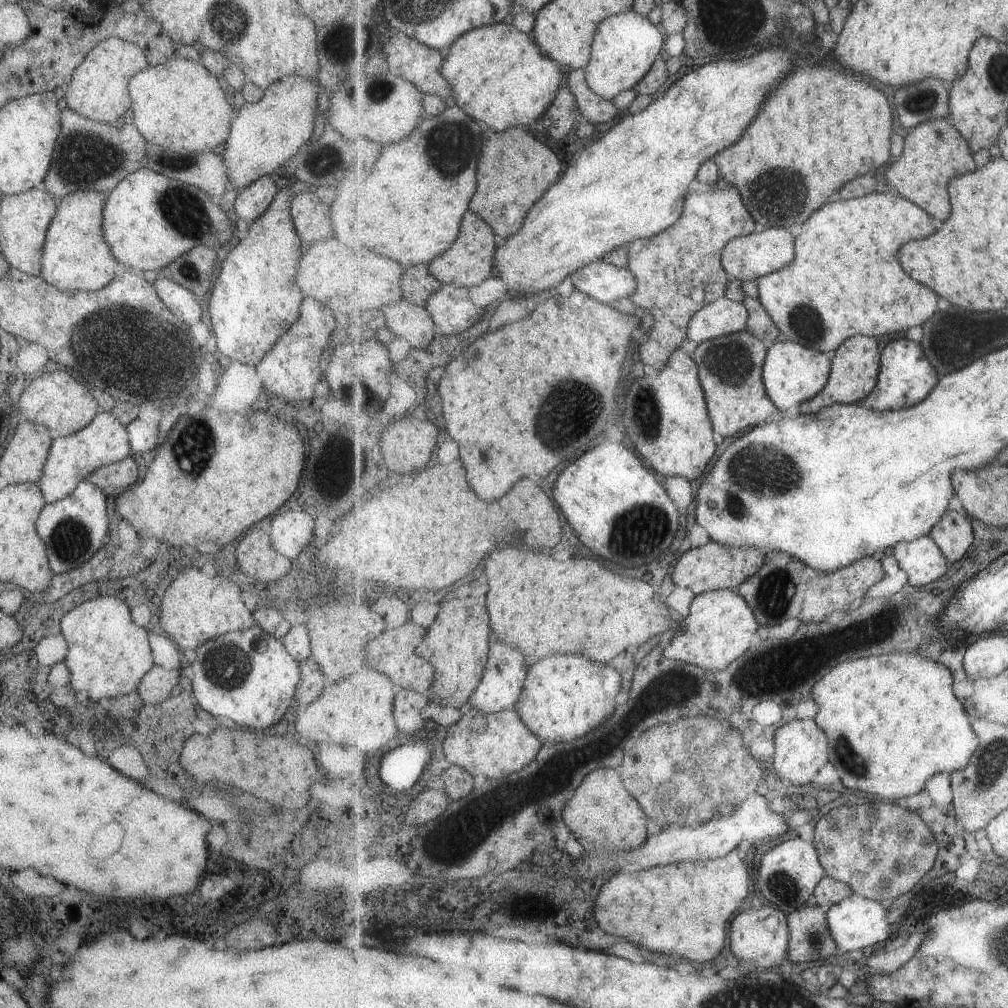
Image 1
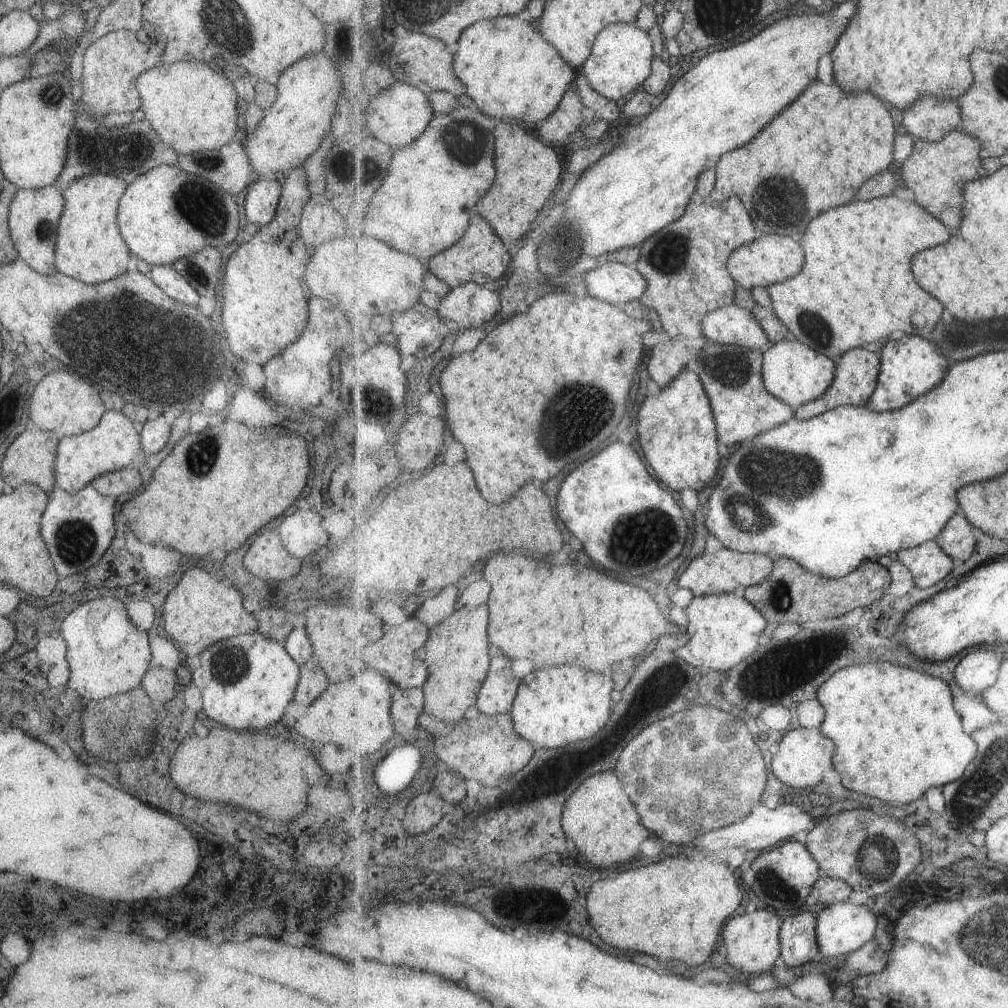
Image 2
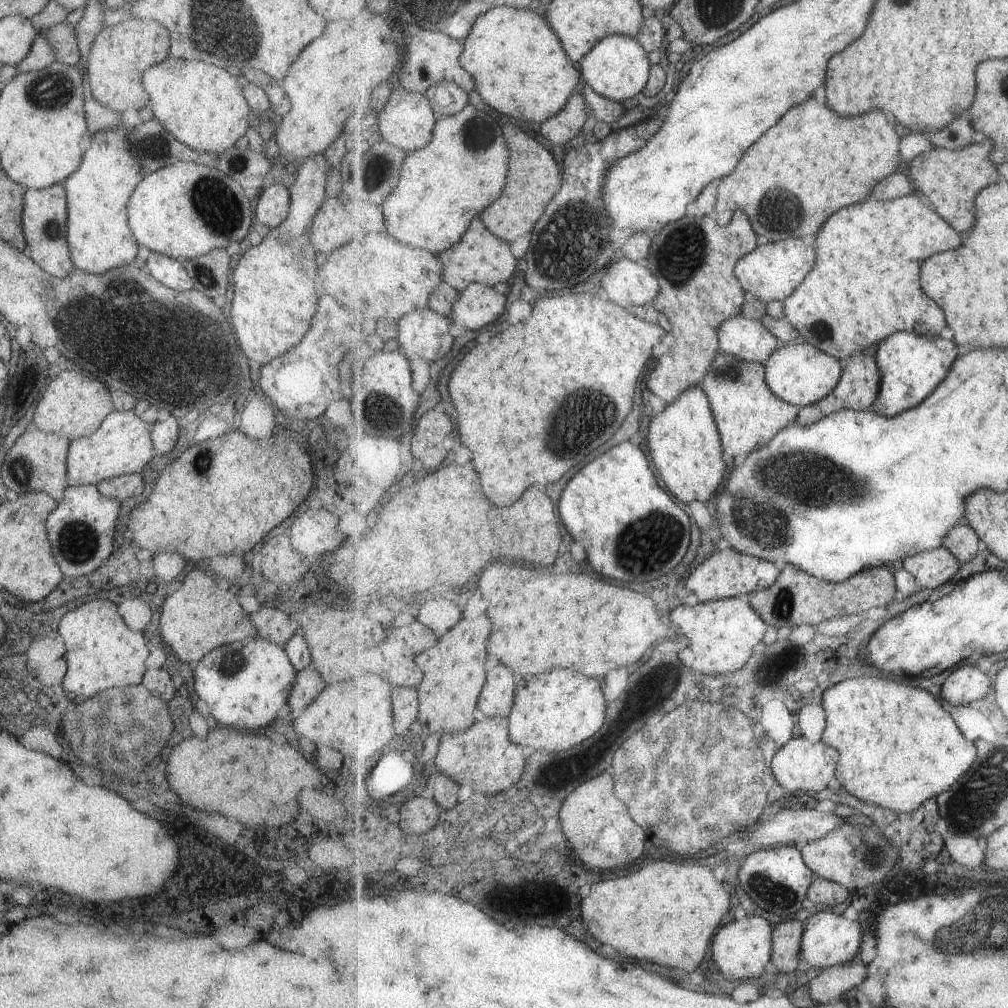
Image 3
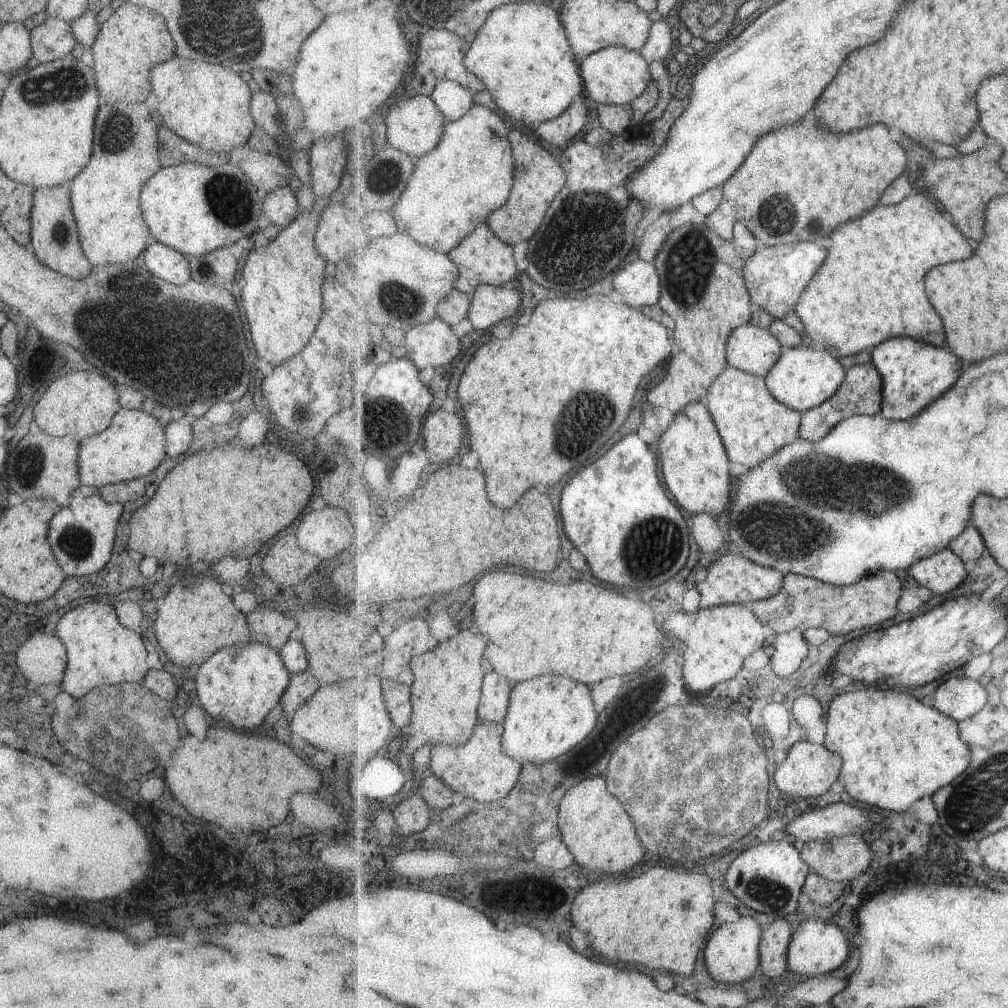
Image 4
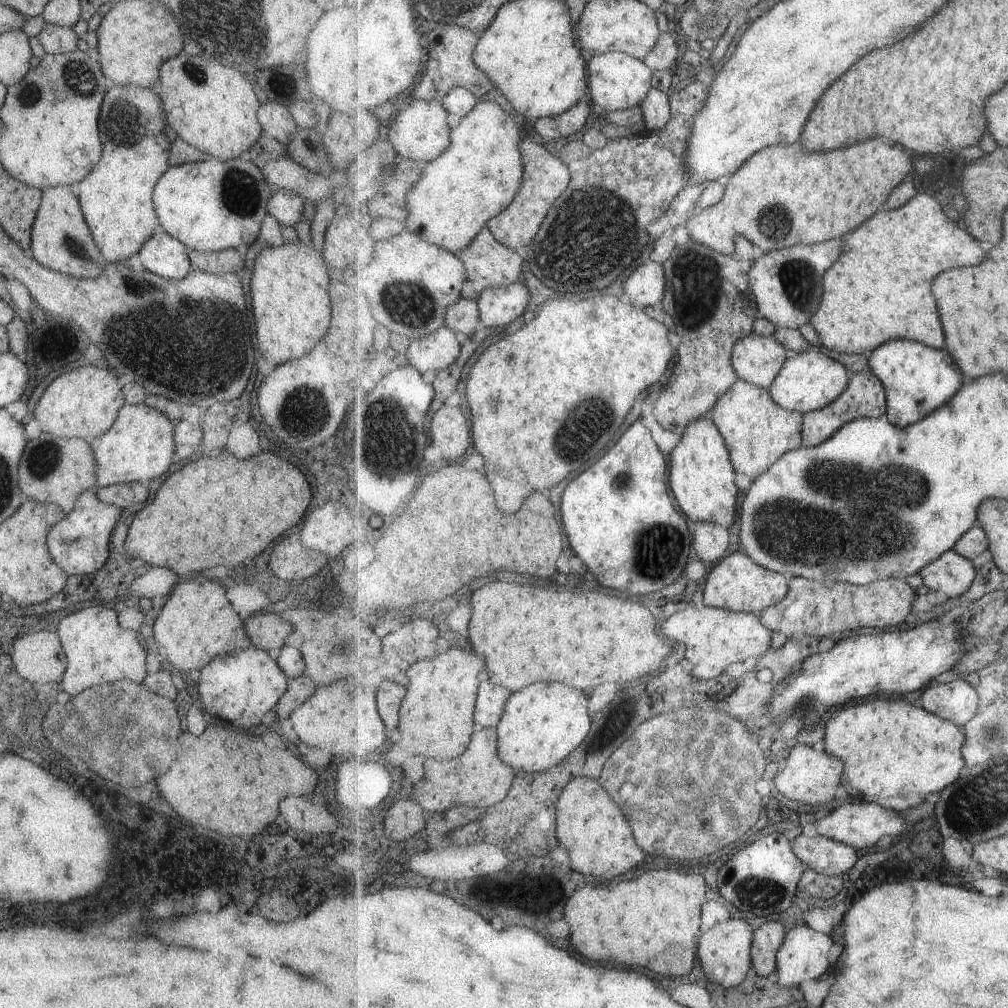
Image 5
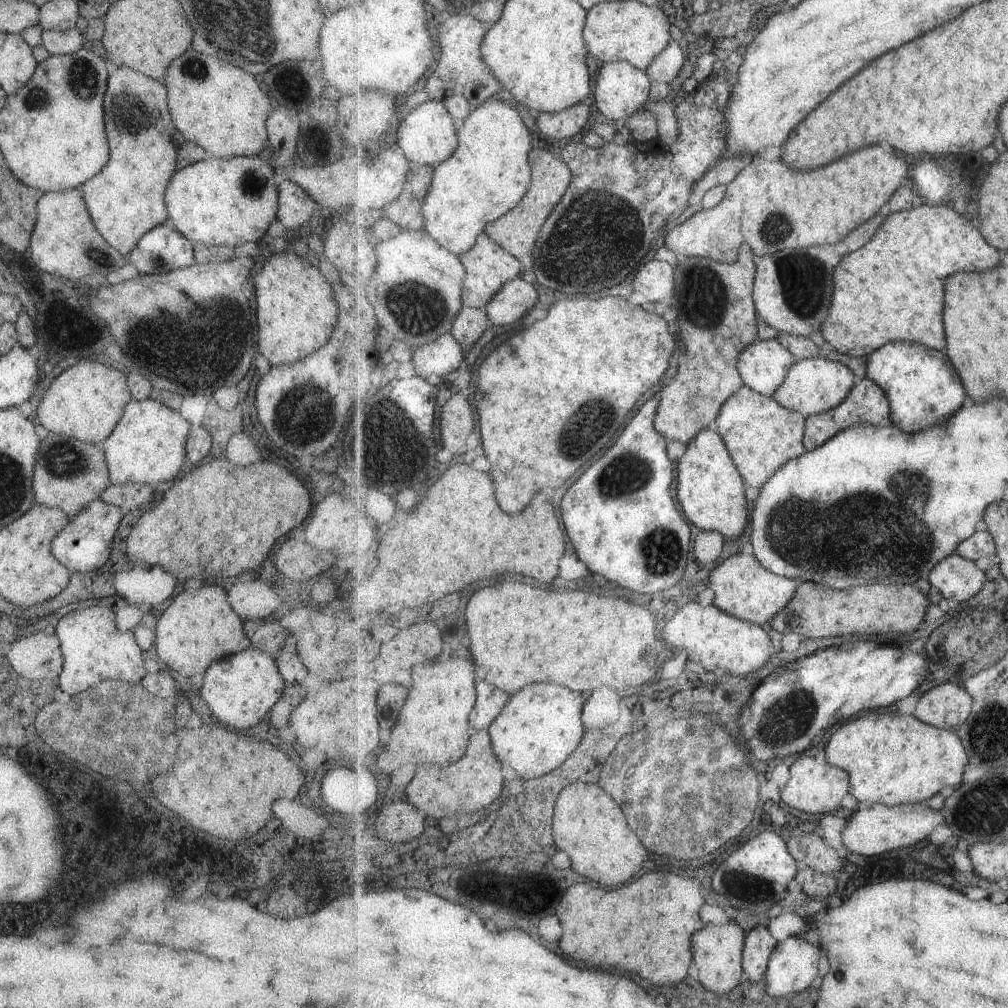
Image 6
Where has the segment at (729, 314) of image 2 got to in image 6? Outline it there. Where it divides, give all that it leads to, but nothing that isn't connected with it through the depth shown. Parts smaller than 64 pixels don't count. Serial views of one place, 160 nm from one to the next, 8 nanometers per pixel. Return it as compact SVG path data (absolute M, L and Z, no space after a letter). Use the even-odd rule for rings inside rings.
M777 339L757 340L741 353L738 366L749 388L773 397L799 359Z

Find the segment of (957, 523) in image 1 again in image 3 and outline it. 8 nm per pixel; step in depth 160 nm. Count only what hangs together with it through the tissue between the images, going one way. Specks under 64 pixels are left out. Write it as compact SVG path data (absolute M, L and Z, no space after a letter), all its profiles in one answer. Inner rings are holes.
M966 521L957 525L943 540L949 551L964 564L975 560L984 547L980 534Z

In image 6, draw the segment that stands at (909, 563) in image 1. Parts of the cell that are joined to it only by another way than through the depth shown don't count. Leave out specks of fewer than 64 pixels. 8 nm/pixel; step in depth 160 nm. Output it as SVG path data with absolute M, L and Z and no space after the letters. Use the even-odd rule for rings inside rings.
M955 554L944 558L927 579L951 604L972 600L988 582L988 574L975 561Z

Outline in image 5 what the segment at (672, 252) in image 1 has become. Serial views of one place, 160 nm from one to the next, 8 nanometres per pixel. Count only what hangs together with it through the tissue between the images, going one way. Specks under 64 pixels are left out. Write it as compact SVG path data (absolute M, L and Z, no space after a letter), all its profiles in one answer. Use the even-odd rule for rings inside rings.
M738 235L735 241L736 251L732 255L724 255L689 238L685 244L675 248L671 258L665 262L665 274L669 278L669 290L665 294L665 308L673 316L679 328L677 332L681 334L683 340L683 344L677 350L681 373L657 401L653 401L653 420L664 429L679 436L683 436L685 429L693 421L701 417L709 417L716 402L740 379L732 363L732 354L737 341L753 333L753 322L759 316L757 299L749 276L749 271L756 262L753 243L741 235Z

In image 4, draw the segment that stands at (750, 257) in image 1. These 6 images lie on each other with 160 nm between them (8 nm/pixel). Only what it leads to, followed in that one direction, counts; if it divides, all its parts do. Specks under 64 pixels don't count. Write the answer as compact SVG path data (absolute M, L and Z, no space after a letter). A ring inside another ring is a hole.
M799 241L765 246L762 250L763 252L757 251L744 268L748 289L752 294L752 302L783 321L789 313L796 310L800 298L828 260L829 249L825 250L817 242Z

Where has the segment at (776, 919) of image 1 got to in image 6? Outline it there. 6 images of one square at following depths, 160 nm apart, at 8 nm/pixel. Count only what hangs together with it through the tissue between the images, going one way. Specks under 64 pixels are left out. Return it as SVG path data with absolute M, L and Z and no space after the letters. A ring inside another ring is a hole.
M735 921L724 925L705 925L692 938L692 953L697 964L700 981L707 989L719 995L731 993L745 978L745 932Z

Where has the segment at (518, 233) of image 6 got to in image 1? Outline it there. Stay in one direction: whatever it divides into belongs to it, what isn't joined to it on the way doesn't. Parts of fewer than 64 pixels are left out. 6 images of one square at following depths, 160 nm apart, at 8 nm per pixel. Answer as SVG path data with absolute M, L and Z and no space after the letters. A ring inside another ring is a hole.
M517 126L503 133L491 129L483 132L483 156L477 172L477 192L471 198L470 210L481 216L495 234L507 239L521 230L523 220L527 218L533 204L560 180L563 166L559 156L547 144L539 142L531 132L527 132L526 127Z

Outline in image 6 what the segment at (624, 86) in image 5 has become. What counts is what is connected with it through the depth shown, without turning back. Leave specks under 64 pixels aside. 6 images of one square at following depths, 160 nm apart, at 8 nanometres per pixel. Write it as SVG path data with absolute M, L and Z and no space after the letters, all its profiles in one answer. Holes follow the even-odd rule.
M627 61L604 63L598 69L594 81L595 109L600 111L607 120L621 124L630 119L641 107L646 106L651 94L651 81L646 71L633 66Z

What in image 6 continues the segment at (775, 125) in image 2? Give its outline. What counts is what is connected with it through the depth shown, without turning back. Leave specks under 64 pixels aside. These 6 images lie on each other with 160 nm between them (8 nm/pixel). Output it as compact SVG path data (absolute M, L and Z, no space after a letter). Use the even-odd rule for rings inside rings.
M875 146L875 148L869 148L869 150L859 150L857 154L851 154L849 158L843 158L839 162L835 162L833 166L825 166L821 170L795 170L791 168L783 159L782 154L778 157L777 160L767 160L763 156L755 156L755 158L745 167L743 170L728 184L728 189L721 204L714 206L710 209L701 209L696 212L692 217L687 219L685 222L679 224L678 227L675 227L670 232L668 232L665 238L665 247L670 251L675 251L679 256L685 257L707 257L720 263L734 263L739 256L740 246L745 245L746 243L751 245L755 255L760 257L765 257L768 254L775 254L776 252L785 250L785 249L802 249L809 247L818 247L821 244L835 244L843 238L849 236L851 230L855 230L857 226L865 224L867 220L871 220L879 210L881 206L885 206L890 200L891 197L897 192L897 189L907 183L907 172L909 172L909 164L901 158L901 156L889 156L881 146Z

